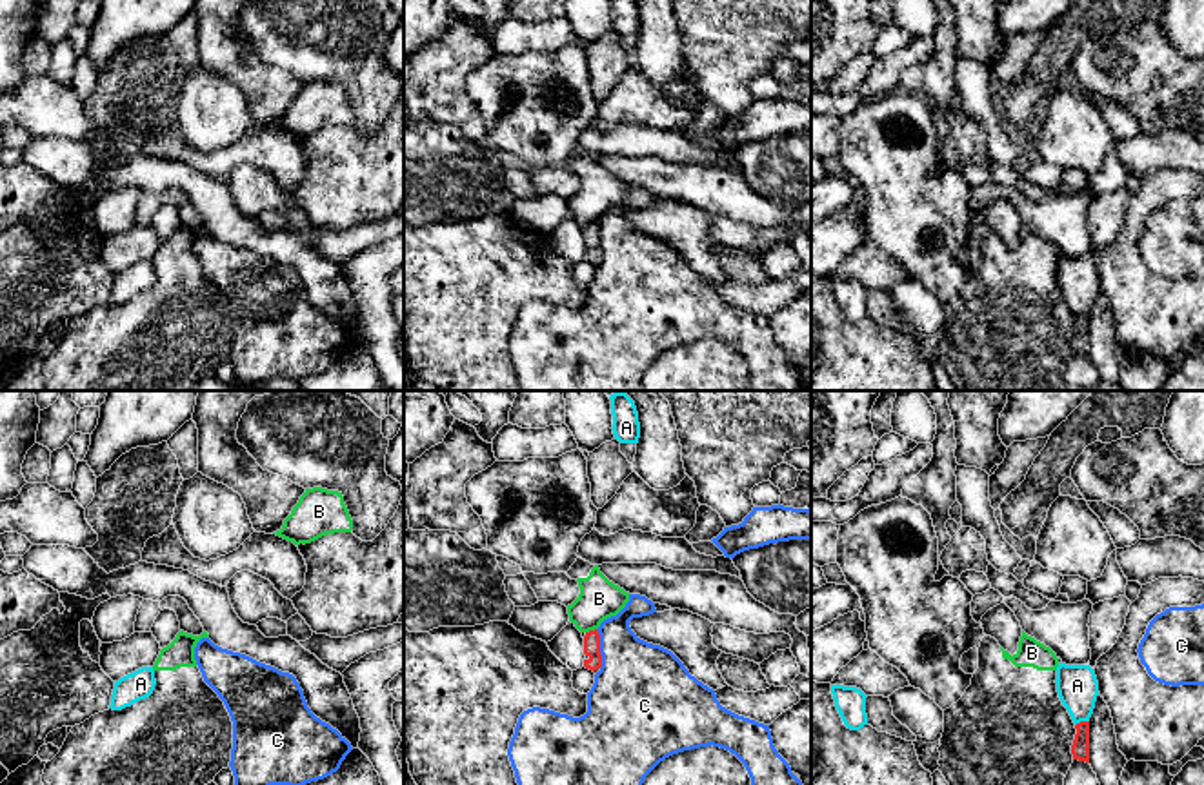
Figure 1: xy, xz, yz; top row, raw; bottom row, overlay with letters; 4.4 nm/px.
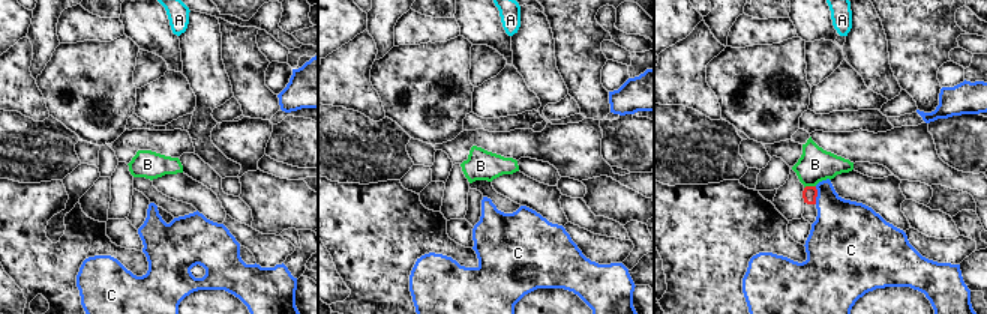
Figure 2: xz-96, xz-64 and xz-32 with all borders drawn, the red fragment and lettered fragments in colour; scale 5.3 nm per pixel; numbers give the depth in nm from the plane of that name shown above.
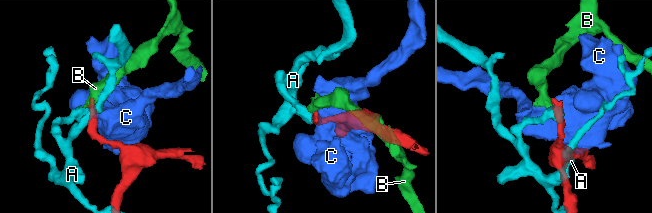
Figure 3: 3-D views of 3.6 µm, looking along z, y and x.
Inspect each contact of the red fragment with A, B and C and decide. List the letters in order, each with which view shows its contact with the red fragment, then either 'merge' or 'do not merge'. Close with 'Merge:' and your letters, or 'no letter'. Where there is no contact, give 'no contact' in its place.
A: yz | do not merge
B: xz | do not merge
C: xz | do not merge
Merge: no letter

